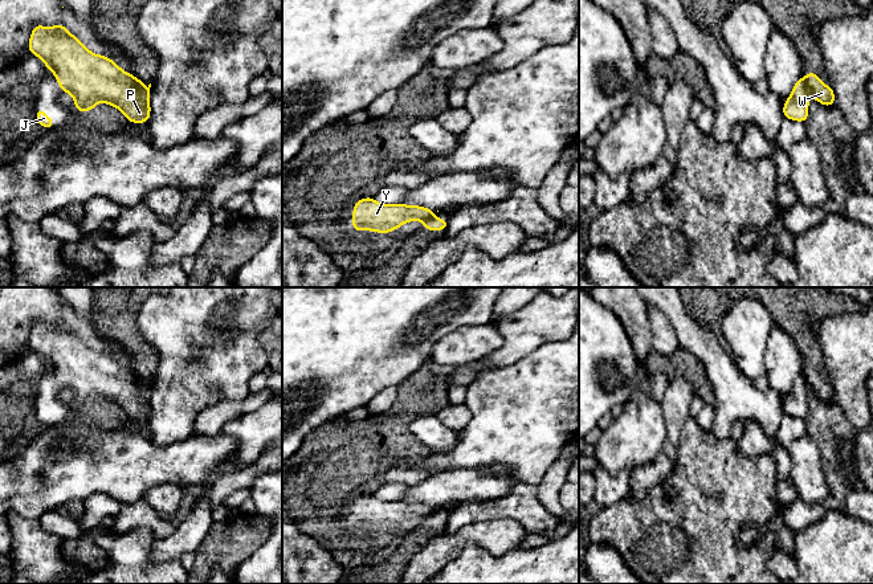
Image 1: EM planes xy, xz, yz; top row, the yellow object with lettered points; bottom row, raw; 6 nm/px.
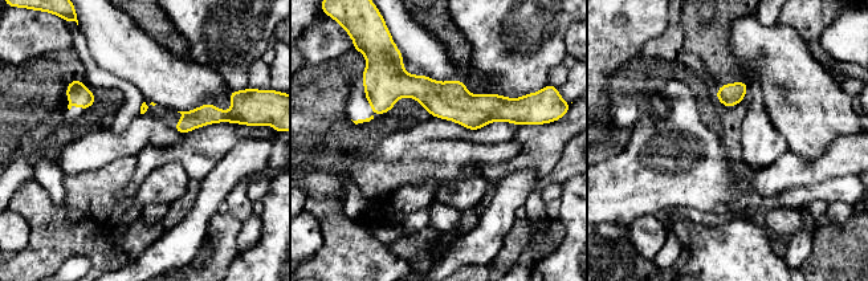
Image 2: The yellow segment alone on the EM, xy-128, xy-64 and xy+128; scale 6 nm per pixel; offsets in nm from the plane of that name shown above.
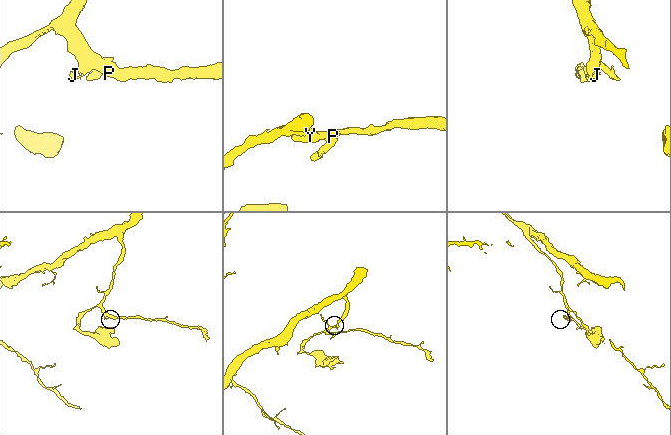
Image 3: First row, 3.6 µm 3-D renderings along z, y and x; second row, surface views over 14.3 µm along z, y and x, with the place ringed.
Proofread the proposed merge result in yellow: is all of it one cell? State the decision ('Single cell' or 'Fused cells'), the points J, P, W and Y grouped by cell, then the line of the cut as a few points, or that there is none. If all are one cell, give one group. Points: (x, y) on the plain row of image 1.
Fused cells. Groups: J P Y / W. Split along yz (803, 375), (810, 388)

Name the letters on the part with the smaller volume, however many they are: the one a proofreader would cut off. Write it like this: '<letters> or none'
W

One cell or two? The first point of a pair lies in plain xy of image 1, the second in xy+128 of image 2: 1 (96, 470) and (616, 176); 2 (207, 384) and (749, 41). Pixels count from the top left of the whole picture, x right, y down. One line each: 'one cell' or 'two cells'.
1: one cell
2: two cells

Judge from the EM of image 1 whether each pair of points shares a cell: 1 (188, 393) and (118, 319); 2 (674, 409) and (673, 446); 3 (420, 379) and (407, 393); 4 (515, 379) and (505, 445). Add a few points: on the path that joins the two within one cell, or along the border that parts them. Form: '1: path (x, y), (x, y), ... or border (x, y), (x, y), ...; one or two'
1: border (142, 335), (158, 356), (158, 368), (151, 379); two
2: path (674, 419), (673, 437); one
3: path (417, 383), (411, 389); one
4: path (515, 395), (515, 421), (508, 429); one

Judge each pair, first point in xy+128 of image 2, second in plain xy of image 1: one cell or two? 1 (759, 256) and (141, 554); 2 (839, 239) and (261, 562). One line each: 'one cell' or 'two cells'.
1: one cell
2: two cells

